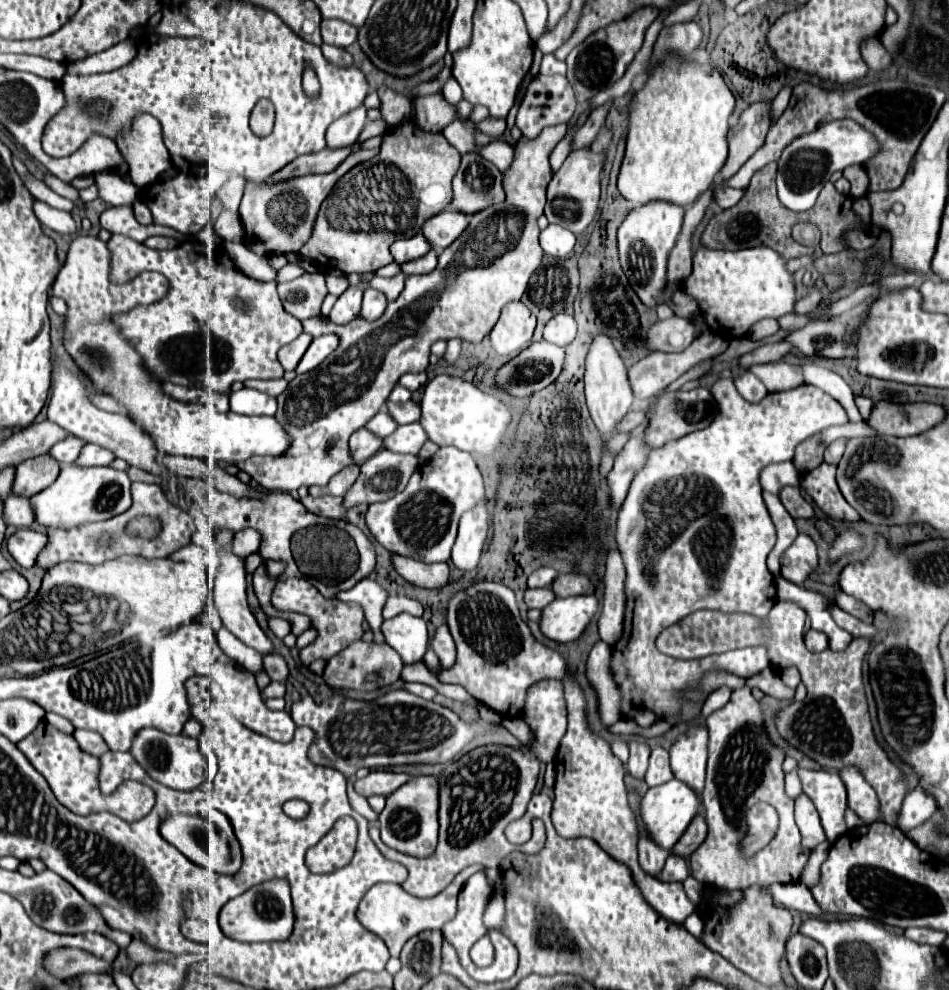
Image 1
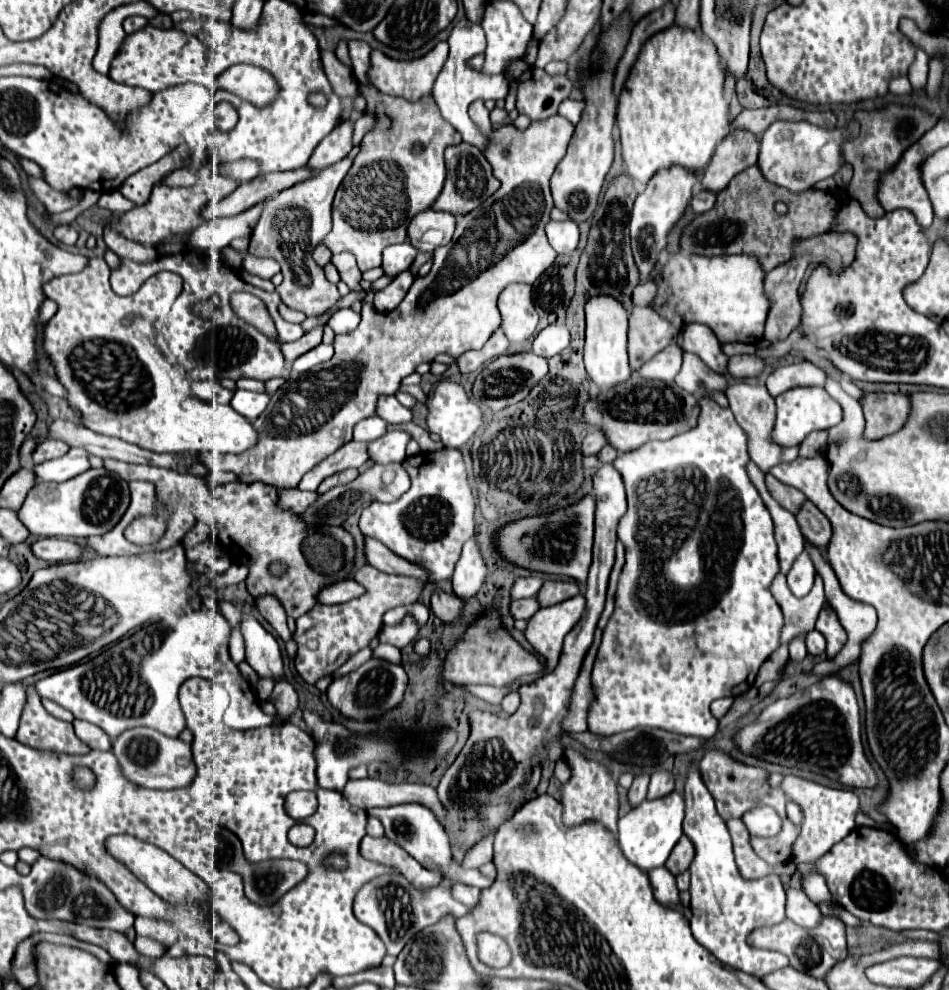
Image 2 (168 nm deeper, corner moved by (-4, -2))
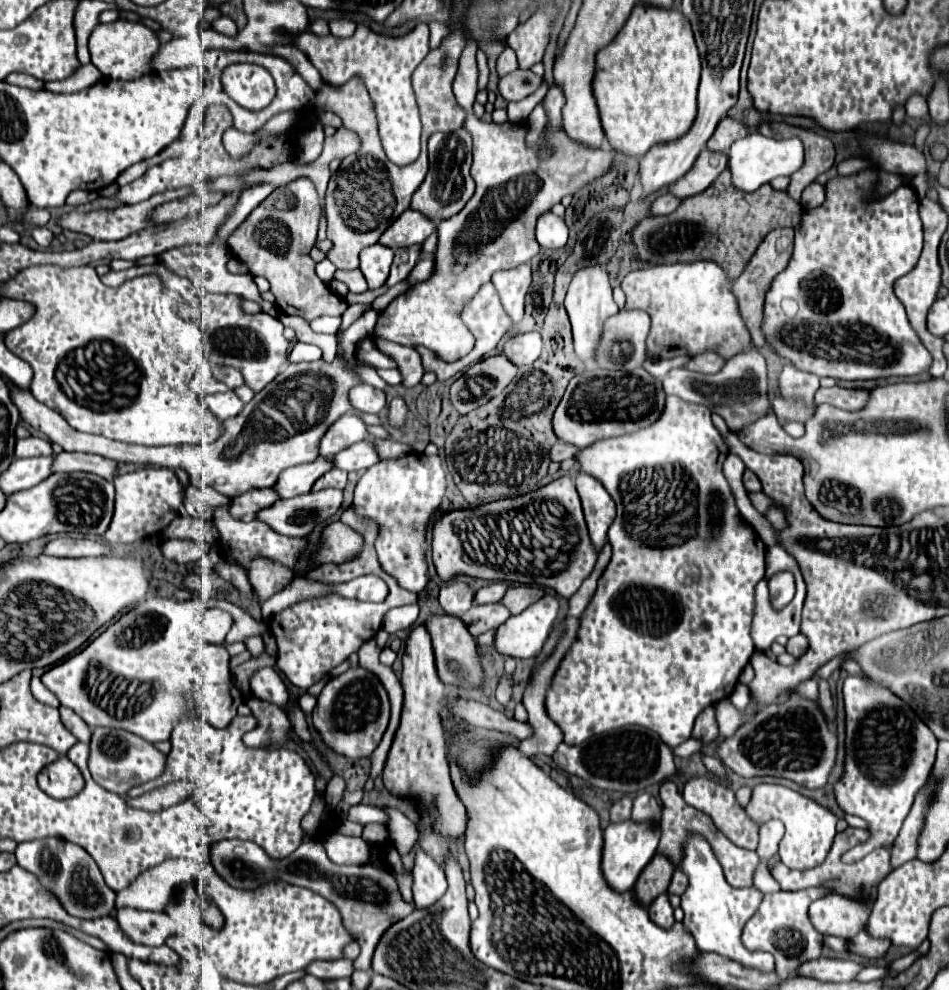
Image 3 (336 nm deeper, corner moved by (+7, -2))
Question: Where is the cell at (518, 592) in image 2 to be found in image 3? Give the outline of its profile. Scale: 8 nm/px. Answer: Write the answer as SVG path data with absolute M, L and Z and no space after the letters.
M491 582L491 584L483 586L481 590L477 590L477 598L475 598L475 602L477 602L477 604L501 602L509 586L511 586L509 582Z

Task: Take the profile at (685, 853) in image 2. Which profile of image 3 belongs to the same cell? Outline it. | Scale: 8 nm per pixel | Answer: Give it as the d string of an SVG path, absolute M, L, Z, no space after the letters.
M655 854L649 866L645 866L645 870L641 872L641 878L635 882L637 898L641 898L641 902L645 902L647 906L655 898L655 894L667 892L673 872L673 862L665 854Z

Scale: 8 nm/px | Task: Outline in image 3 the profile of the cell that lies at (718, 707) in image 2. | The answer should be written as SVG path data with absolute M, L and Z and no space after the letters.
M707 706L695 720L695 730L693 730L695 738L701 738L703 742L711 742L719 736L719 726L715 720L715 706Z

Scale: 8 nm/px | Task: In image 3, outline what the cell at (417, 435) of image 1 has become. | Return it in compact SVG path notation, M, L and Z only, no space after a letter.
M363 440L357 442L345 450L341 450L337 456L333 456L333 462L337 468L353 472L353 470L367 470L379 462L379 452L375 442Z

